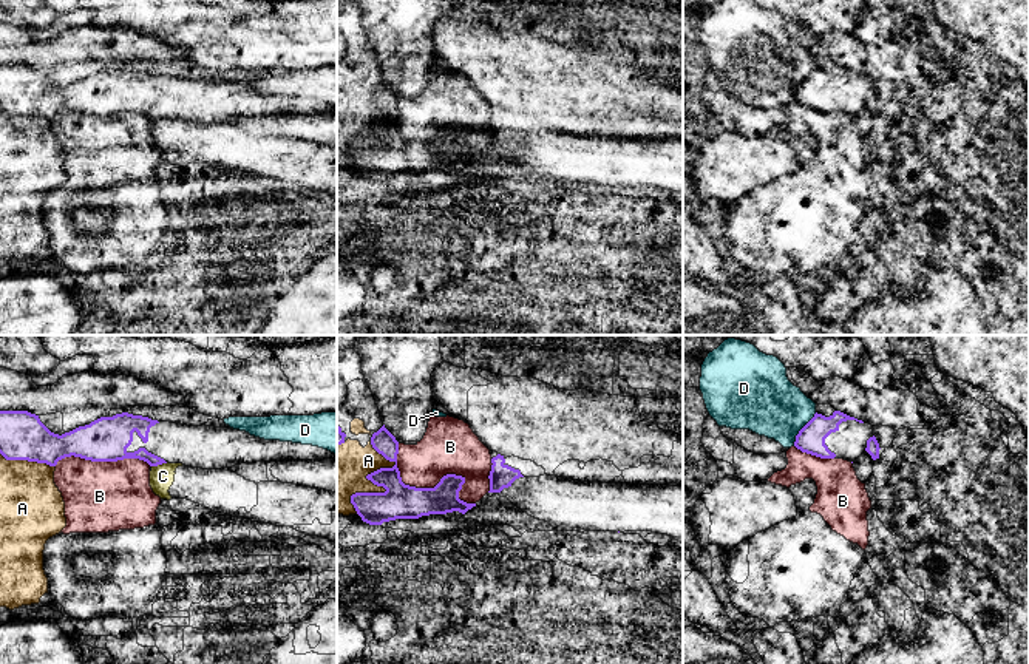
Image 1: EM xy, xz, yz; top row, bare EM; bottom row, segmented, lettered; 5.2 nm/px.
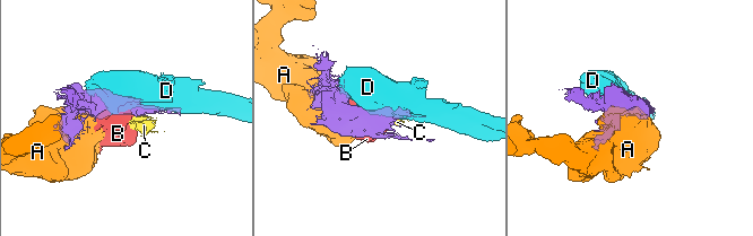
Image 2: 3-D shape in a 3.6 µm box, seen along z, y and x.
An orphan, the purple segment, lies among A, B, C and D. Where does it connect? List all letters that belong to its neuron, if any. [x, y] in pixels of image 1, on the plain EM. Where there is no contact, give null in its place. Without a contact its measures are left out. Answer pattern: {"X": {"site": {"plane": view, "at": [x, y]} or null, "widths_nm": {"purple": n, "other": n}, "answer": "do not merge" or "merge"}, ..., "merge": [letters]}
{"A": {"site": {"plane": "xz", "at": [373, 136]}, "widths_nm": {"purple": 180, "other": 280}, "answer": "do not merge"}, "B": {"site": {"plane": "xz", "at": [431, 142]}, "widths_nm": {"purple": 180, "other": 280}, "answer": "do not merge"}, "C": {"site": {"plane": "xy", "at": [159, 118]}, "widths_nm": {"purple": 140, "other": 130}, "answer": "do not merge"}, "D": {"site": {"plane": "yz", "at": [801, 84]}, "widths_nm": {"purple": 140, "other": 340}, "answer": "do not merge"}, "merge": []}

